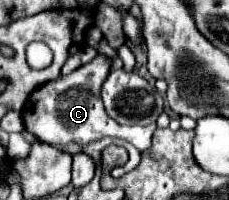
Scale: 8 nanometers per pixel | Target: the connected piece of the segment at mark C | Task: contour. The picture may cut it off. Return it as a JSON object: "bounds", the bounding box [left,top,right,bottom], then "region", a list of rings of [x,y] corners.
{"bounds":[22,57,156,151],"region":[[[94,57],[90,63],[78,67],[70,75],[38,85],[30,93],[22,109],[24,129],[32,133],[38,141],[48,143],[48,145],[76,143],[76,145],[86,147],[88,143],[100,141],[104,137],[118,137],[118,139],[132,143],[138,151],[146,151],[150,147],[156,123],[142,125],[142,127],[128,127],[108,117],[108,113],[104,111],[102,99],[100,99],[100,85],[106,79],[108,71],[110,71],[110,59]]]}

